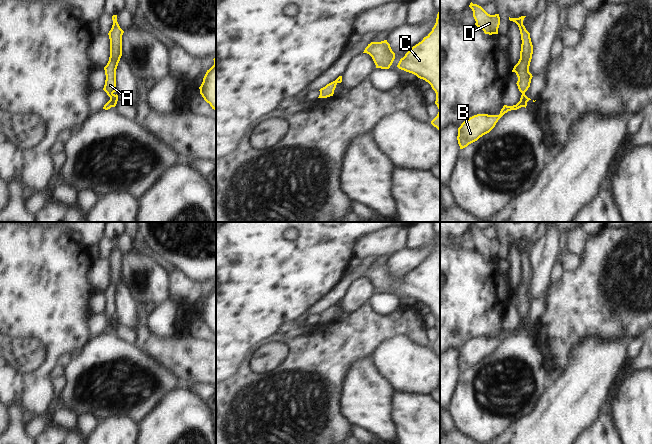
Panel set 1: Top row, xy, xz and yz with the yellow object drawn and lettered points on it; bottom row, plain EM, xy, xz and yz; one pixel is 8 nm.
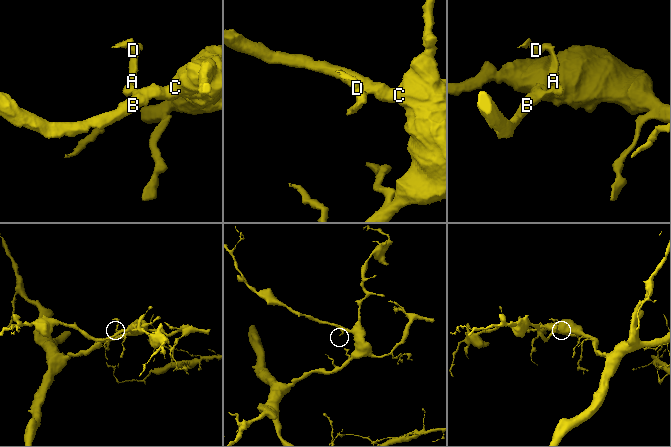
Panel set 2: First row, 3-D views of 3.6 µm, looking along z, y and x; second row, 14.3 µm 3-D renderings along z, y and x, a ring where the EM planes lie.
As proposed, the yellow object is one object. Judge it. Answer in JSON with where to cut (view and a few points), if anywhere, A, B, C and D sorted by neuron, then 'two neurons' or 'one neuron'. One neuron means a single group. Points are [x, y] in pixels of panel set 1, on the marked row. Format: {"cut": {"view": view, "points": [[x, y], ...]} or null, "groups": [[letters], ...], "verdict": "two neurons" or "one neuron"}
{"cut": {"view": "yz", "points": [[522, 93], [524, 96], [524, 104], [522, 106]]}, "groups": [["A", "D"], ["B", "C"]], "verdict": "two neurons"}

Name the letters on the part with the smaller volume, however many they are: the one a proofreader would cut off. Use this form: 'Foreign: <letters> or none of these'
Foreign: A, D

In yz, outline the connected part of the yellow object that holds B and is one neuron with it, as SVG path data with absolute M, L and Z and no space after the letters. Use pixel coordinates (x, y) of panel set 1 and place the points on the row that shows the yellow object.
M522 94L520 101L516 105L504 105L499 115L477 114L466 119L458 128L457 140L460 149L467 147L483 135L489 133L505 113L523 107L524 103L525 95Z

